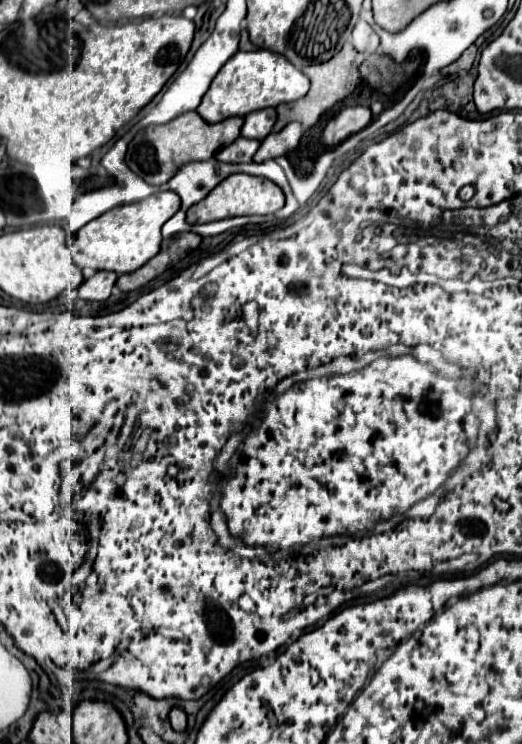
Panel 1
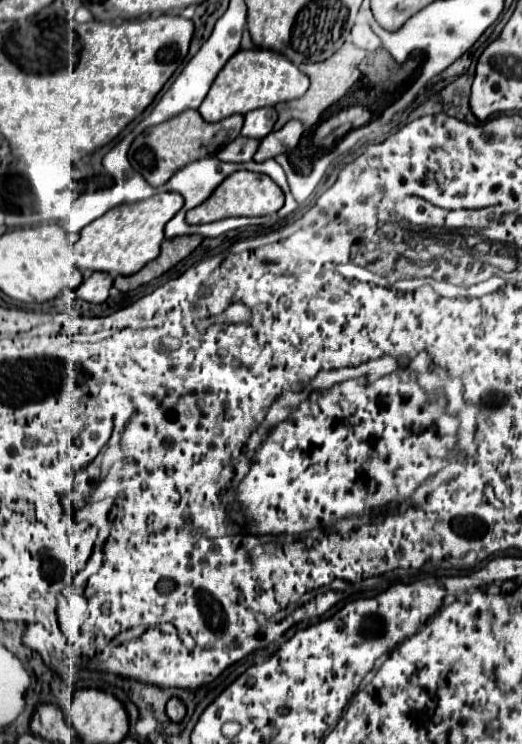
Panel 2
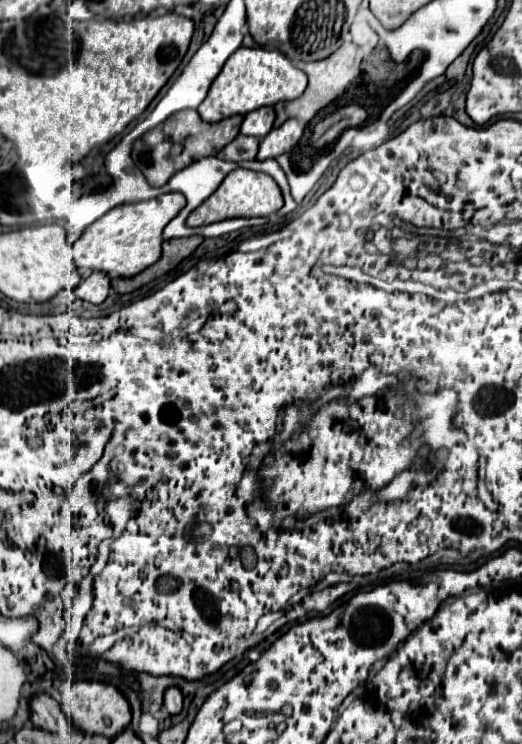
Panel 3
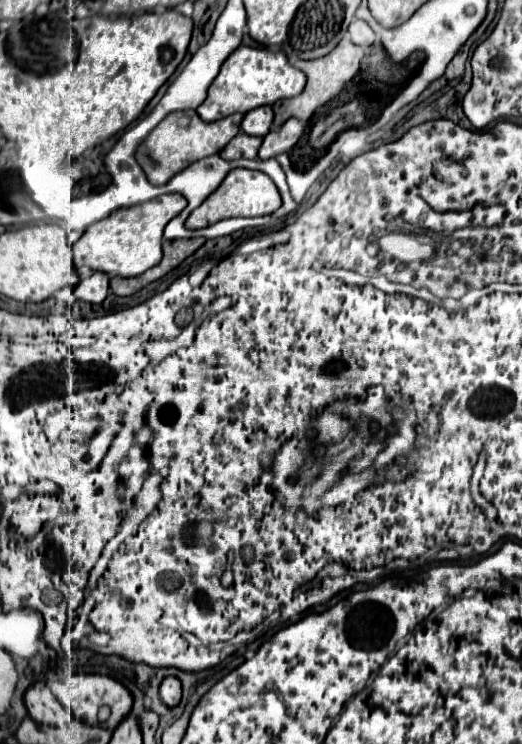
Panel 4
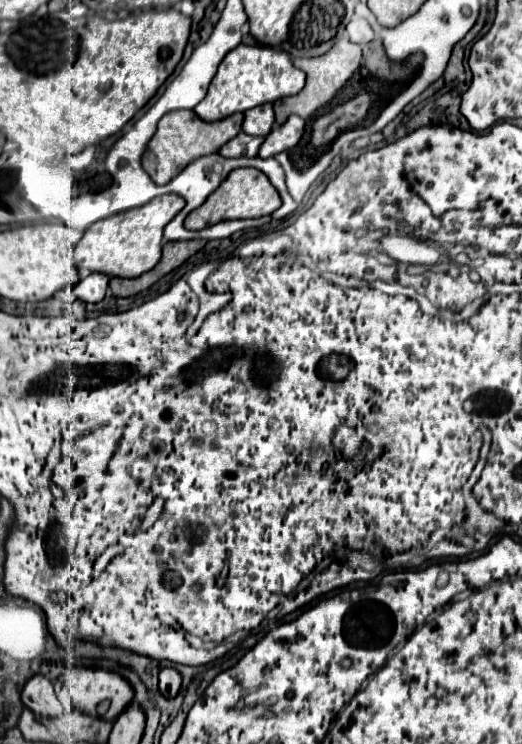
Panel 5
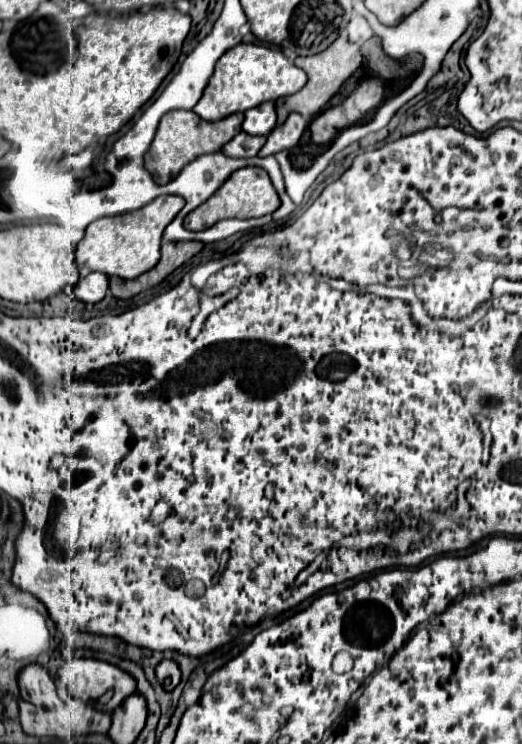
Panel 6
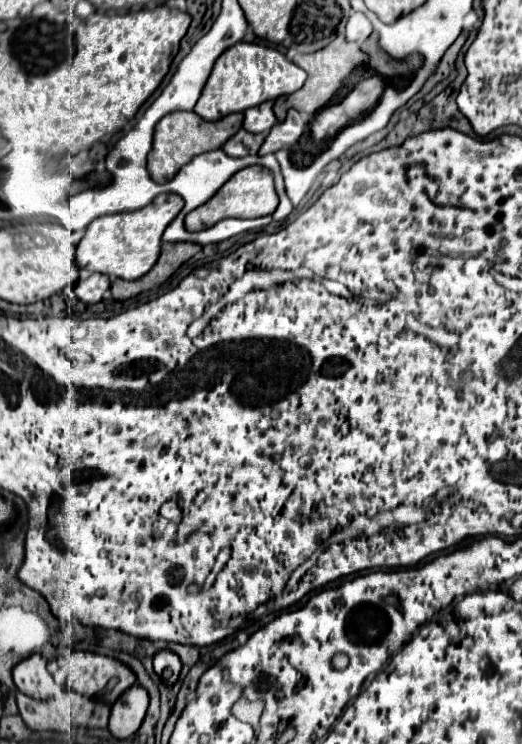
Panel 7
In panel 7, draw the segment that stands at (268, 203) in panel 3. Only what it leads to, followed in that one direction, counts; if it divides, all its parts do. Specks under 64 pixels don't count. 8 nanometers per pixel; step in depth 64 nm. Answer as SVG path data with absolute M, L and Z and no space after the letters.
M248 166L242 168L240 172L236 172L204 206L192 210L184 224L186 230L190 232L198 232L198 230L206 230L210 226L214 226L216 222L224 220L224 218L260 218L260 216L268 216L276 210L278 206L278 196L274 192L274 180L270 170L262 168L262 166Z

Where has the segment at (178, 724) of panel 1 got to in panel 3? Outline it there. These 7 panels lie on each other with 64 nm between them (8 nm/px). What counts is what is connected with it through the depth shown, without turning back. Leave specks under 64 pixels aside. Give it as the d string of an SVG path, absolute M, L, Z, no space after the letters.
M170 686L166 688L164 694L164 706L170 714L178 714L182 710L182 692L178 690L178 686Z

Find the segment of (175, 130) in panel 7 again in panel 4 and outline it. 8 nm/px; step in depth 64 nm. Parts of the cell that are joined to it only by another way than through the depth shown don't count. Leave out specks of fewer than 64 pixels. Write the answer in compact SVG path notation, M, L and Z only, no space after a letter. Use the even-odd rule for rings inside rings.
M194 110L172 112L138 146L136 160L142 166L142 170L146 172L148 180L156 186L162 186L172 176L182 172L188 164L192 164L204 156L210 156L212 150L220 150L222 142L230 142L240 132L240 122L242 122L242 114L232 114L230 118L222 118L218 122L204 122ZM212 126L220 126L220 128L212 128ZM224 126L226 126L226 132L224 132ZM216 140L220 140L220 142L214 144Z

